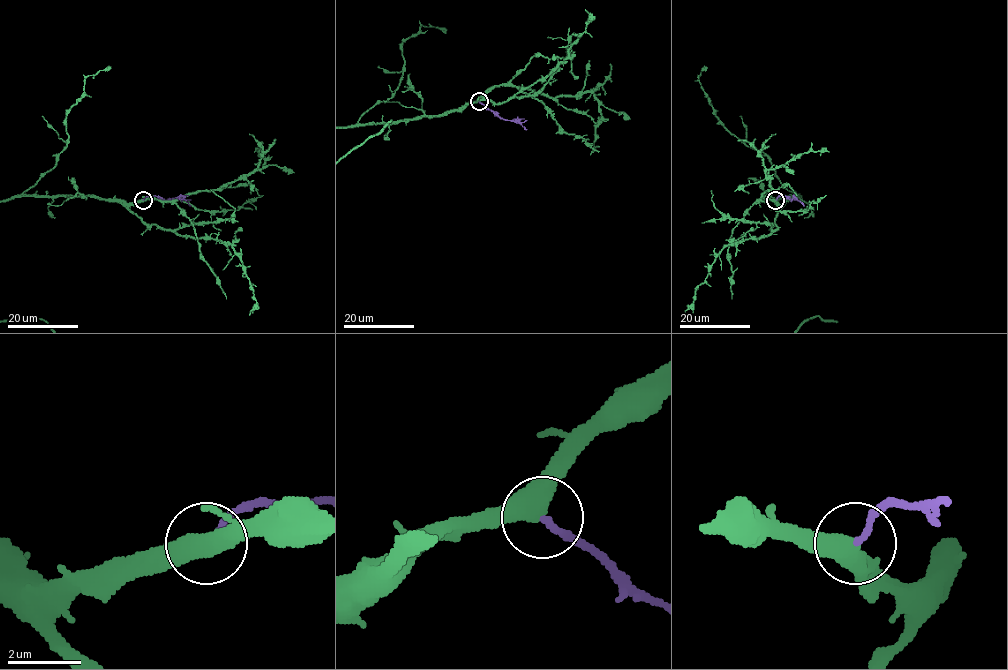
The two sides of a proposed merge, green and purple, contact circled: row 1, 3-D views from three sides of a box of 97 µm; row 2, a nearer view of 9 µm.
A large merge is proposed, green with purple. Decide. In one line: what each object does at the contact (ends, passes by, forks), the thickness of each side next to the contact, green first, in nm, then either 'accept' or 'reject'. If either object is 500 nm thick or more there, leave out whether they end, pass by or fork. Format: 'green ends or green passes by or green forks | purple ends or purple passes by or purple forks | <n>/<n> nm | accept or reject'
green passes by | purple ends | 480/180 nm | accept

